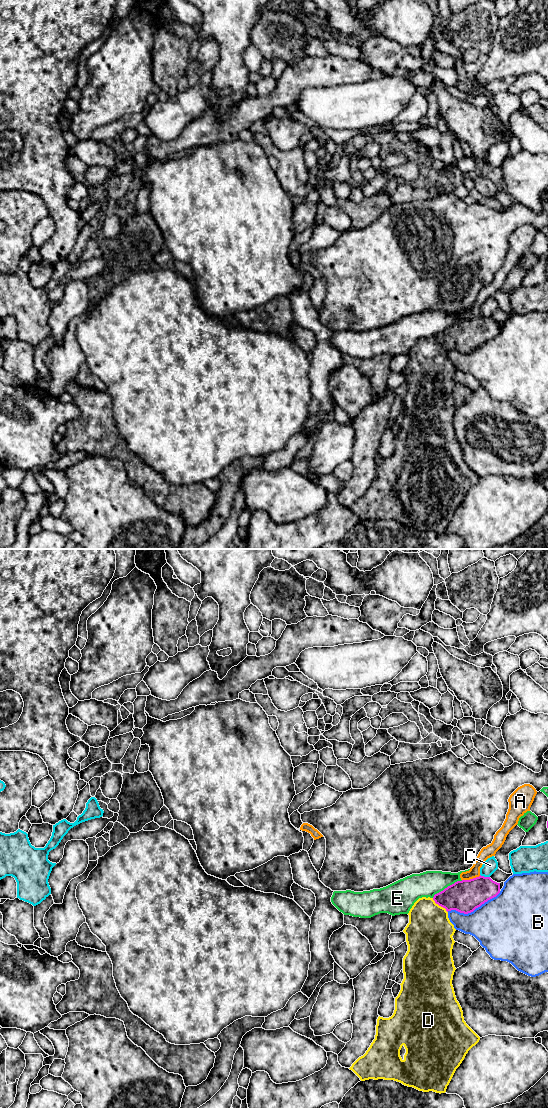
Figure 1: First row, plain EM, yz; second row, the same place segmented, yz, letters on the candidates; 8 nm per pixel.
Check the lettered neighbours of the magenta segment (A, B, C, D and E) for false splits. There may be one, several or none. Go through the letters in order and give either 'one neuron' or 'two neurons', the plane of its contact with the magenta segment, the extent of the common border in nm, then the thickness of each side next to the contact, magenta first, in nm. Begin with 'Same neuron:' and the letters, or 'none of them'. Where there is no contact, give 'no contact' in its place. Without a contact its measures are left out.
Same neuron: D
A: two neurons; contact in yz; length 160 nm; calibres 260 and 100 nm
B: two neurons; contact in yz; length 460 nm; calibres 260 and 440 nm
C: two neurons; contact in yz; length 80 nm; calibres 260 and 110 nm
D: one neuron; contact in yz; length 170 nm; calibres 260 and 380 nm
E: two neurons; contact in yz; length 280 nm; calibres 260 and 200 nm

